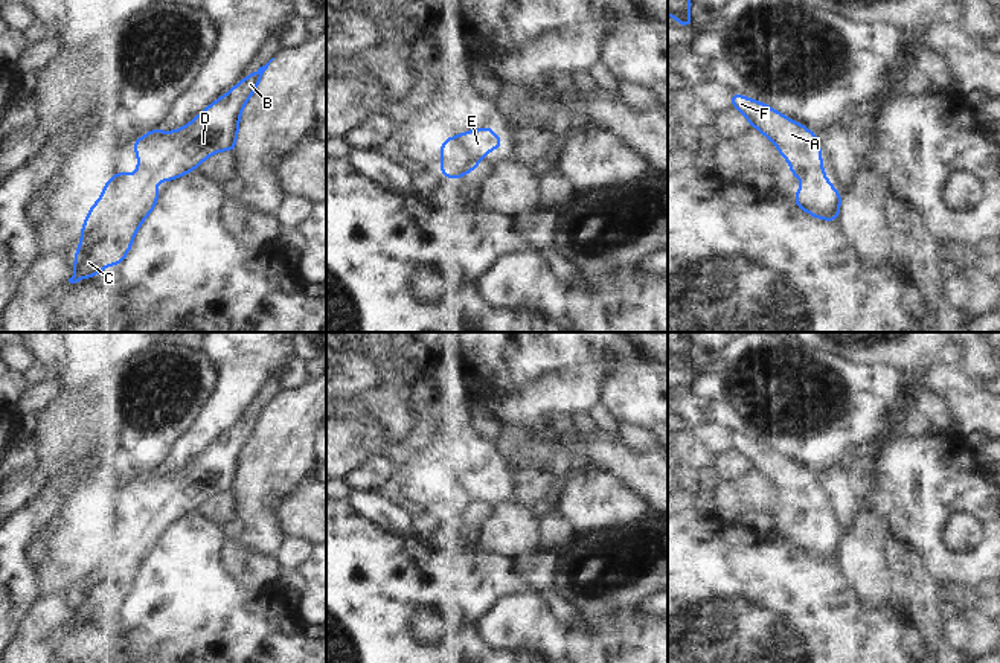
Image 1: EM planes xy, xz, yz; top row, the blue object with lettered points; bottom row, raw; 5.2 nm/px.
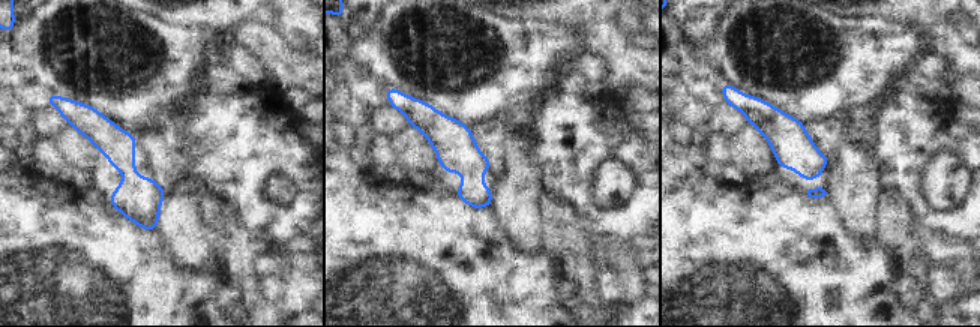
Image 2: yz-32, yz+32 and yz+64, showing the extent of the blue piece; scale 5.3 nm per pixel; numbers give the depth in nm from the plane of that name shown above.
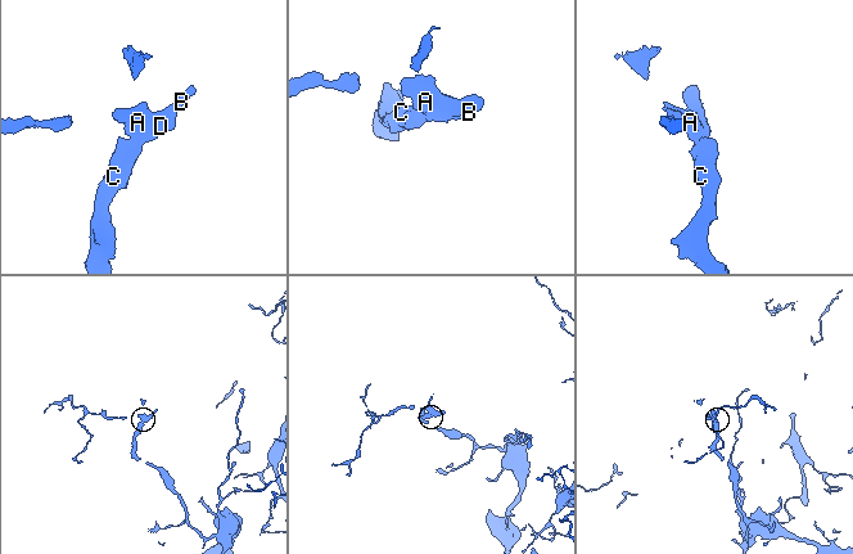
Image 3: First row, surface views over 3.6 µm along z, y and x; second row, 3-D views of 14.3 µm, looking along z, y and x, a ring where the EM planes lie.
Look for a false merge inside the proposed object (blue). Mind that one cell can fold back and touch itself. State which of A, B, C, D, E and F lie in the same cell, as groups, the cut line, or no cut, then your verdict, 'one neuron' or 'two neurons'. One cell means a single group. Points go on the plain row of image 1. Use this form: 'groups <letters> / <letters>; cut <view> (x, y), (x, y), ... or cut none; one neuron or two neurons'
groups A B C D E F; cut none; one neuron

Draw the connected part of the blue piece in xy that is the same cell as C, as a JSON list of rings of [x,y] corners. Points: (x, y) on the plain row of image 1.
[[[273,401],[235,425],[184,468],[175,472],[149,471],[131,486],[137,494],[137,515],[113,515],[101,540],[90,549],[75,593],[70,625],[123,604],[137,572],[159,543],[157,524],[195,512],[216,494],[235,492],[242,451]]]

